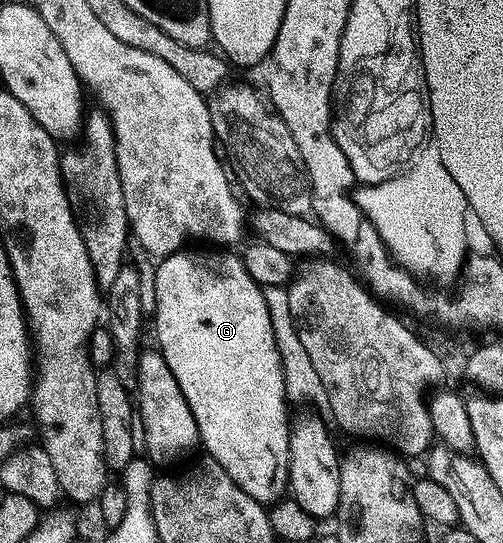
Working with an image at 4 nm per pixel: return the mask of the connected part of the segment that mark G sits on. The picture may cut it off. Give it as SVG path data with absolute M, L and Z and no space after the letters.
M185 250L182 252L175 252L174 255L168 257L167 260L159 261L158 267L160 269L156 272L156 340L158 351L164 356L166 364L170 366L170 370L174 372L174 377L177 378L178 384L181 387L182 394L185 395L186 402L189 403L190 410L193 411L194 418L197 419L198 430L200 431L200 443L203 450L205 449L207 455L211 459L217 460L221 464L223 470L250 496L256 499L258 503L265 506L275 506L283 501L290 492L290 473L292 470L292 428L290 427L290 420L288 424L288 408L290 409L290 401L286 394L286 382L284 381L284 367L282 366L282 358L278 354L278 342L274 338L274 322L270 322L270 310L266 310L266 298L264 297L264 288L257 284L256 279L253 278L249 272L248 267L243 262L239 255L237 256L211 256L208 252L192 252L193 250Z

